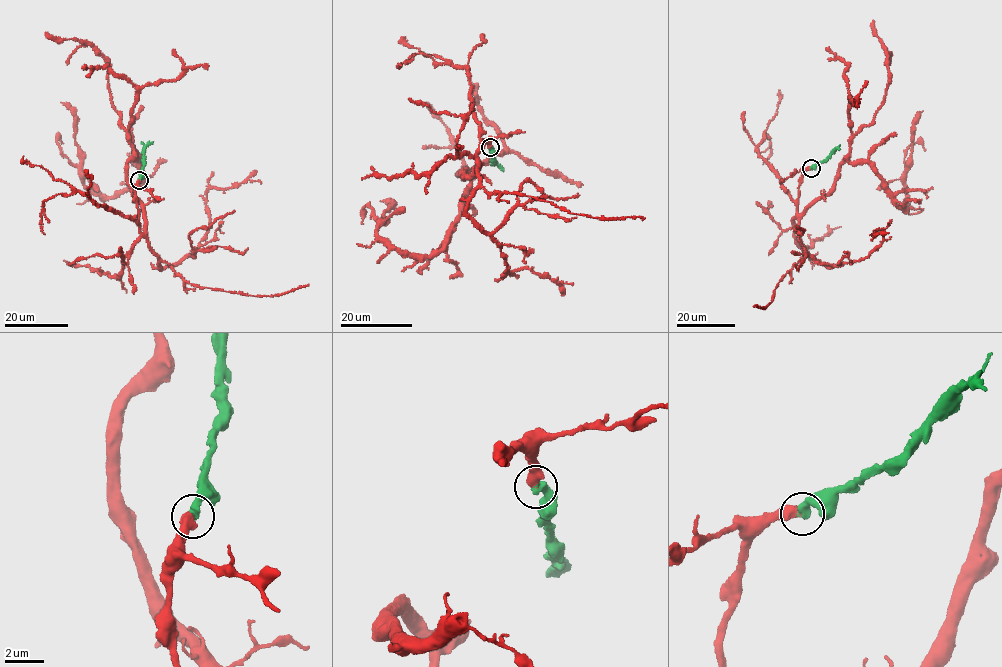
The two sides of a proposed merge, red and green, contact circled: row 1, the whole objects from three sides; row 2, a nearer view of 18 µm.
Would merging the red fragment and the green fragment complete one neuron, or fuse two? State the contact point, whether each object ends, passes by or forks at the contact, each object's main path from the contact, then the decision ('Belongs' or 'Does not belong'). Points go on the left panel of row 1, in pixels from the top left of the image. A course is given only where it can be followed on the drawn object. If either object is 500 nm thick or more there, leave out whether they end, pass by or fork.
Place: (139, 180). Course of red: (139, 180), (142, 233), (127, 174), (135, 152), (143, 180), (113, 196), (89, 188), (74, 115), (61, 103). Course of green: (139, 180), (145, 148), (153, 142). Belongs

